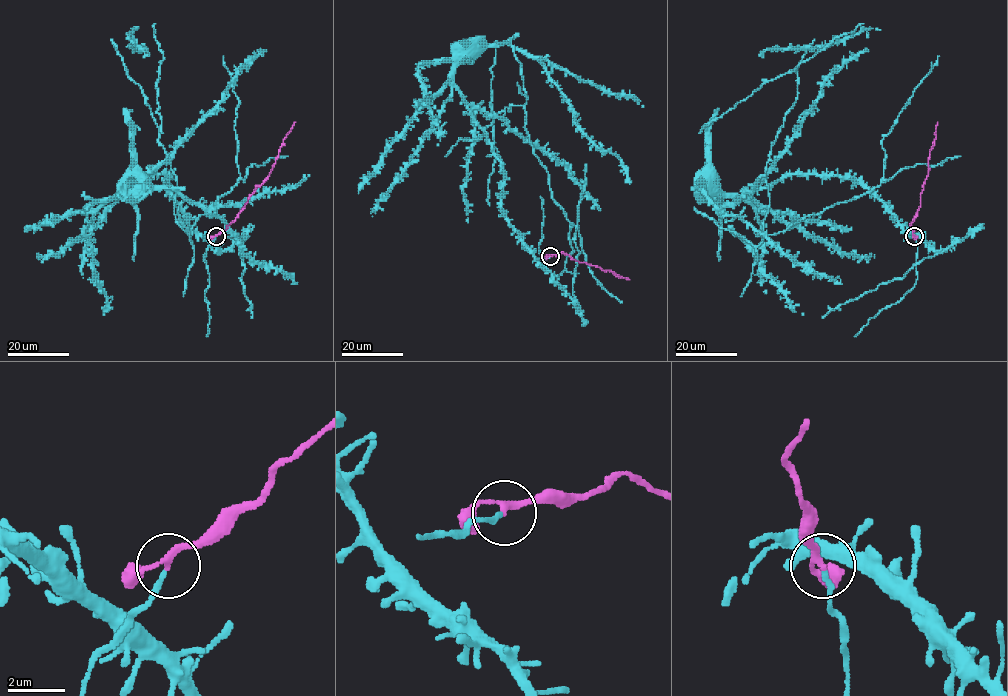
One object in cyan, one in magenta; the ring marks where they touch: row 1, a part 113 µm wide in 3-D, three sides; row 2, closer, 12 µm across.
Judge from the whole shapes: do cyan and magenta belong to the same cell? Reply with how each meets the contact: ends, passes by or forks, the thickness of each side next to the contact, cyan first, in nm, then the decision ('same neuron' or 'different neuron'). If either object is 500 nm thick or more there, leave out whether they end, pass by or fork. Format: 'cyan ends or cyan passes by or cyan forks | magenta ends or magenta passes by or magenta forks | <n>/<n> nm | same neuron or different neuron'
cyan ends | magenta passes by | 180/190 nm | same neuron

